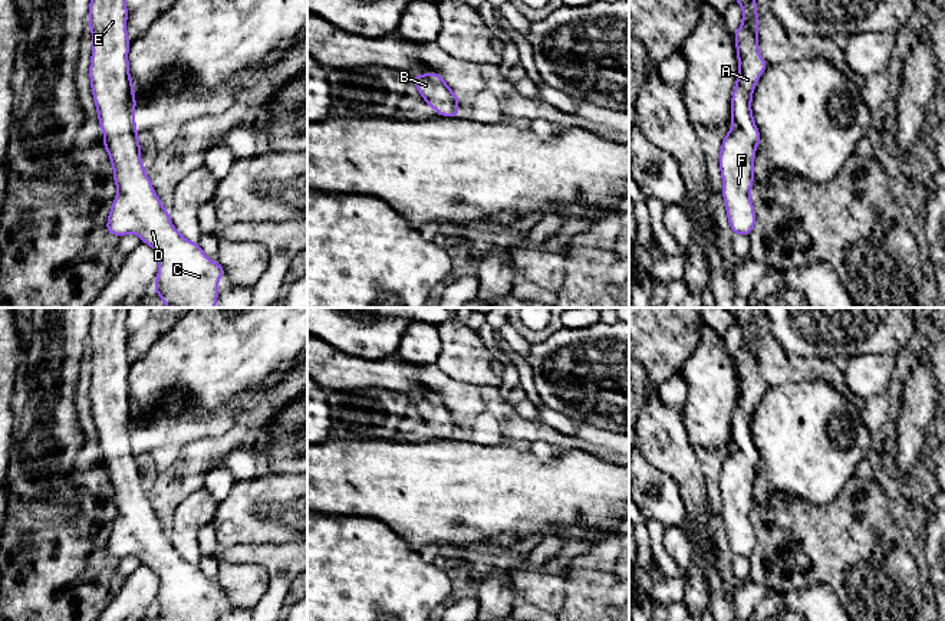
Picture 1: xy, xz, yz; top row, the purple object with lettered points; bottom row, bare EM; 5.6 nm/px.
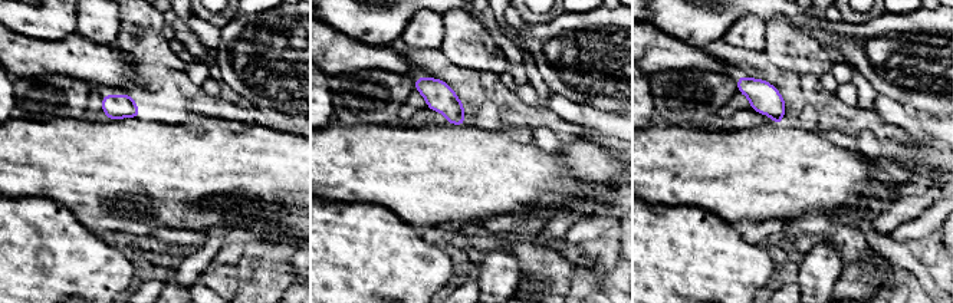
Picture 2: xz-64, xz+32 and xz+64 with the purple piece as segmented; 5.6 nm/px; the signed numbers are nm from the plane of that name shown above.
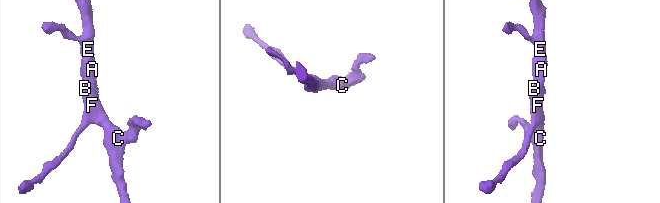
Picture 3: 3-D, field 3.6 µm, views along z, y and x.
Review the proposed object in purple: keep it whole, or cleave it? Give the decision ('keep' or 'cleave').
keep

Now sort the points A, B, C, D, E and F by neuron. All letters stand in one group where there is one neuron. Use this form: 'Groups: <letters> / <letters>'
Groups: A B C D E F

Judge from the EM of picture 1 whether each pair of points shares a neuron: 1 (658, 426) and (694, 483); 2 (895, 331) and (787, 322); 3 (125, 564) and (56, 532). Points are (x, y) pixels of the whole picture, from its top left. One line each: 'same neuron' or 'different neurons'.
1: same neuron
2: same neuron
3: different neurons

